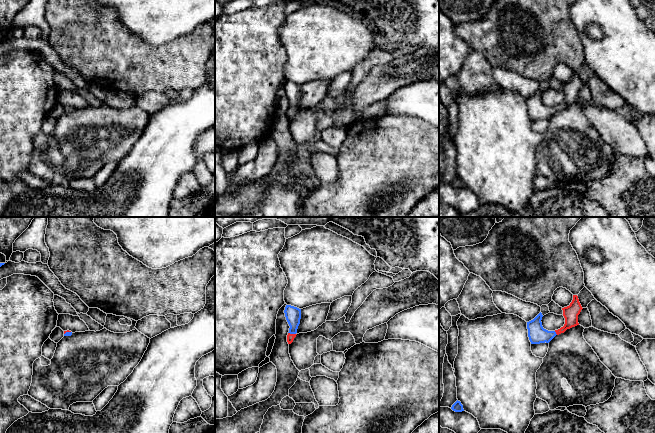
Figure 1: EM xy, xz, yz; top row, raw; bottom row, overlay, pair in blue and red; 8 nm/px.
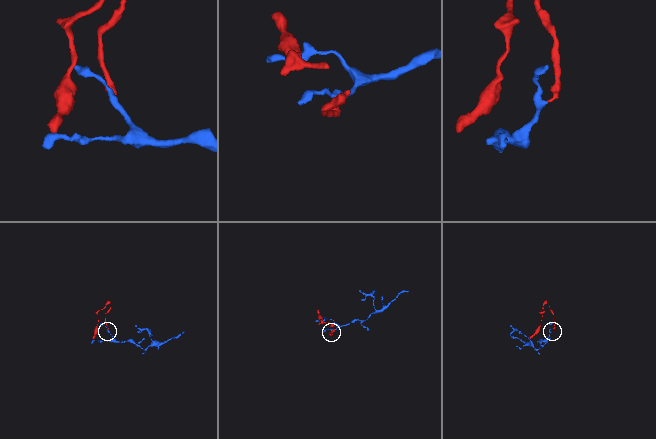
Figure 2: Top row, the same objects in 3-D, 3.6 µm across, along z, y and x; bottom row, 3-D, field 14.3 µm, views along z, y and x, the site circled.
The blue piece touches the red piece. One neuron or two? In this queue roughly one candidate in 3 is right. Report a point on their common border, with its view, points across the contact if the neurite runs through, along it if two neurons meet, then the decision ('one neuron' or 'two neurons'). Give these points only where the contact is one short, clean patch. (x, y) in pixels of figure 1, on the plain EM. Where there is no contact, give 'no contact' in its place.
xz (292, 109) | across xz (293, 90), (292, 109), (290, 113) | one neuron

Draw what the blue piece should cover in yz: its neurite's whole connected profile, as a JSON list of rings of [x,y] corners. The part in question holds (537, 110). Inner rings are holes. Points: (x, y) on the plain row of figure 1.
[[[573,71],[569,82],[562,84],[565,100],[558,106],[548,107],[542,102],[542,89],[540,88],[533,96],[527,98],[528,113],[531,120],[549,119],[556,111],[564,109],[567,105],[579,101],[578,91],[582,86],[578,72]]]

